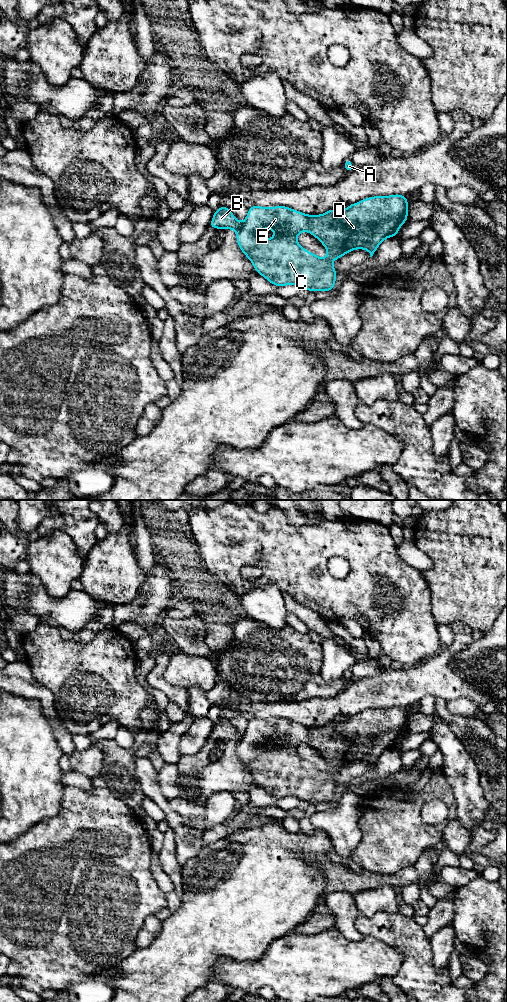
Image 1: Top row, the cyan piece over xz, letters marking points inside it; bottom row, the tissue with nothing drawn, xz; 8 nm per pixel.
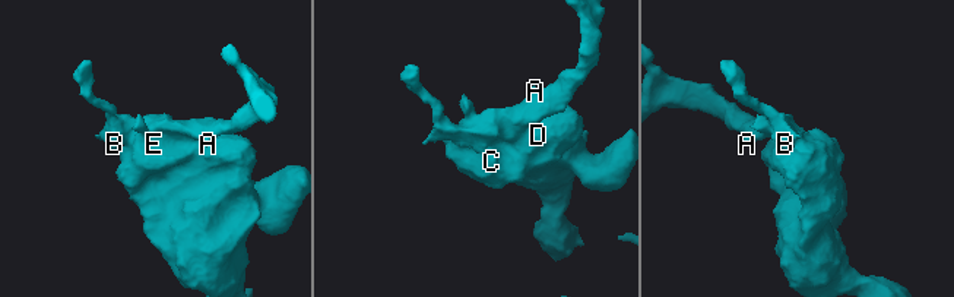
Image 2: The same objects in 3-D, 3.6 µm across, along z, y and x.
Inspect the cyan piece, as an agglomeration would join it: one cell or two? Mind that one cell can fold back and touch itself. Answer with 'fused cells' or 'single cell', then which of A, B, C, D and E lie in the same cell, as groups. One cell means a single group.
fused cells | A B / C D E

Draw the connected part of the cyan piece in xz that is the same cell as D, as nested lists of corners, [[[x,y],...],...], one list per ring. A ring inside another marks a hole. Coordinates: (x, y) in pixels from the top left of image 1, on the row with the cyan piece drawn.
[[[405,195],[374,196],[349,204],[347,209],[338,211],[333,208],[321,215],[307,215],[286,206],[263,208],[254,204],[248,209],[243,226],[237,233],[236,242],[260,276],[265,277],[273,285],[282,287],[295,284],[301,289],[313,292],[332,292],[336,282],[336,269],[332,266],[332,261],[355,249],[366,249],[372,257],[383,240],[398,235],[400,226],[408,220],[408,204]],[[264,228],[271,228],[274,231],[272,239],[265,239],[262,236],[261,231]],[[303,231],[311,233],[323,244],[328,251],[325,258],[319,258],[298,244],[297,235]]]

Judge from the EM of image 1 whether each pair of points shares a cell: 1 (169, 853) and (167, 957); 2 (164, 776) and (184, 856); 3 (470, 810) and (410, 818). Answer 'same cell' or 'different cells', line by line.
1: different cells
2: different cells
3: different cells

